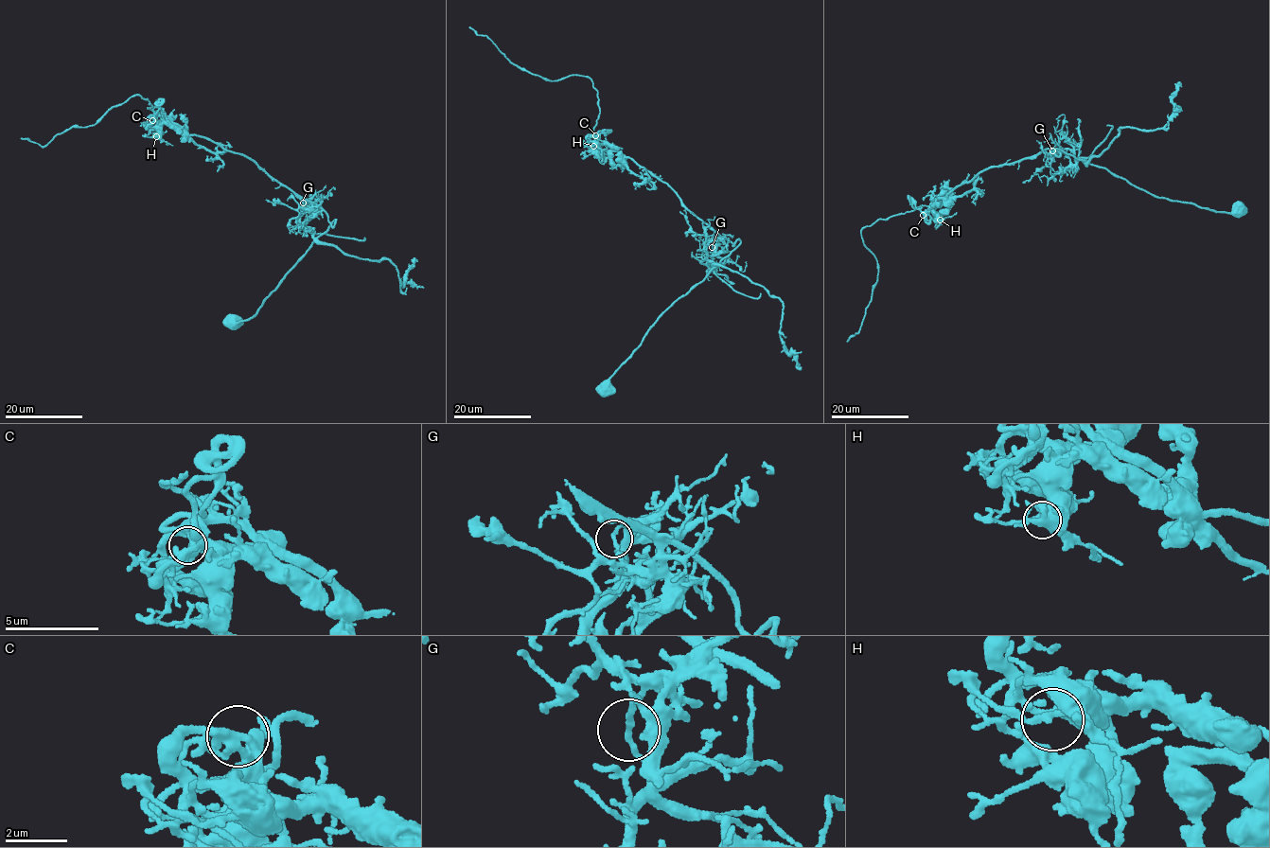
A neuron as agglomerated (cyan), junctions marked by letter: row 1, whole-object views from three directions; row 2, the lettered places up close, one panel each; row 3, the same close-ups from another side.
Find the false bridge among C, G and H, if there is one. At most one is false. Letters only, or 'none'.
G

